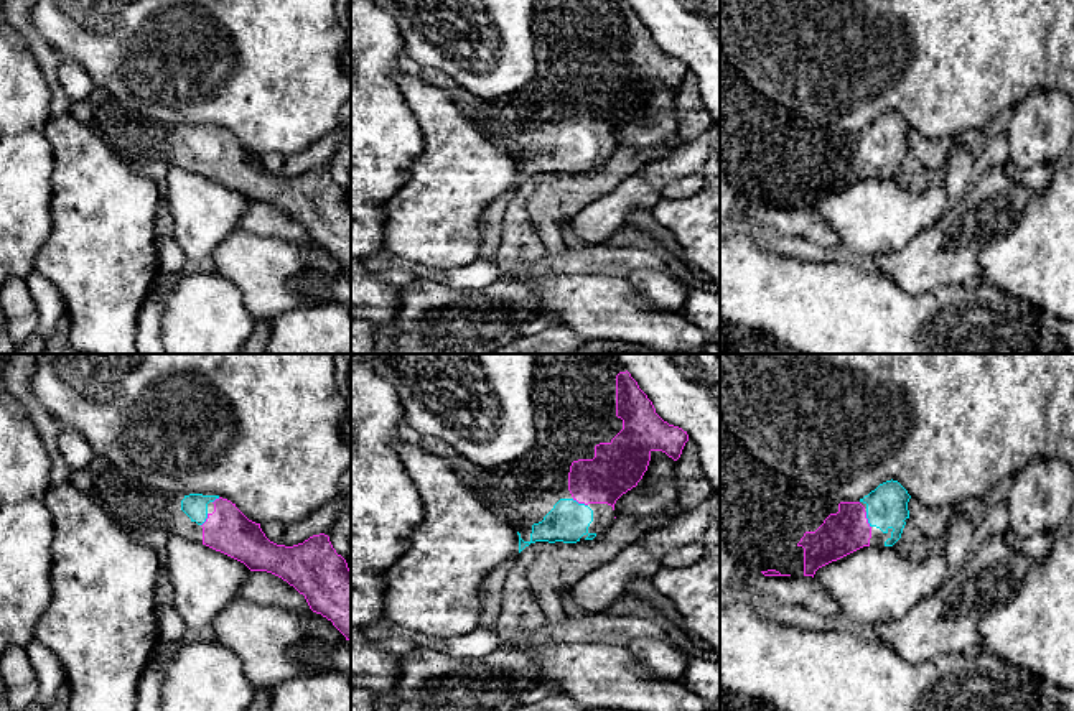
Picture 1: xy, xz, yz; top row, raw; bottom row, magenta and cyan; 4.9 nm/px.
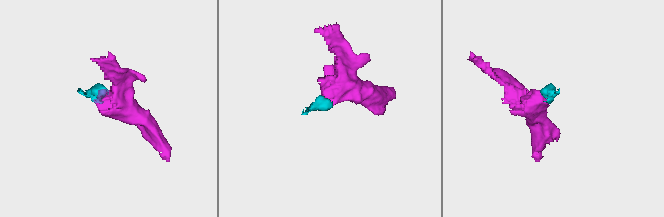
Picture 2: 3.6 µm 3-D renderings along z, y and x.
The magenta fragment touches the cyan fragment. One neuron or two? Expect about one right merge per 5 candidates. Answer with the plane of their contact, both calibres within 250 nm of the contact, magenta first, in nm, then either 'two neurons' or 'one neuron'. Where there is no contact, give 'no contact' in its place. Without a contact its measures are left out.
xz | 240/200 nm | one neuron

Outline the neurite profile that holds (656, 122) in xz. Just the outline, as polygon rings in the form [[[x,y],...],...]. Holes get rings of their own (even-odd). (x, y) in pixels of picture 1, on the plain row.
[[[651,82],[651,92],[642,110],[616,132],[616,146],[639,150],[667,140],[679,125],[674,105],[675,92],[662,82]]]

